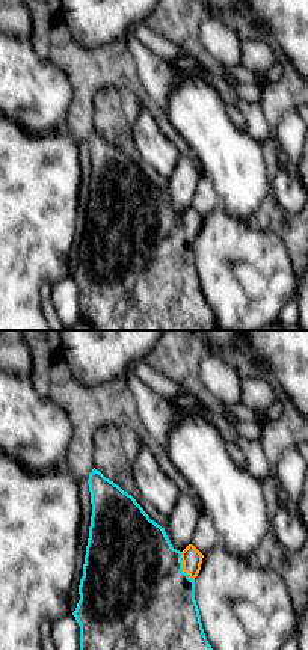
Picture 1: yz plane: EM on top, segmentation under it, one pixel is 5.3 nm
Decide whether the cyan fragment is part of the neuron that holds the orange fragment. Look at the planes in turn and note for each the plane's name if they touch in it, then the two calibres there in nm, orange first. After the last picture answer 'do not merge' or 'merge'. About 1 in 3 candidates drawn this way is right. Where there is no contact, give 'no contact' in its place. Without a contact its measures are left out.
yz | 110/480 nm

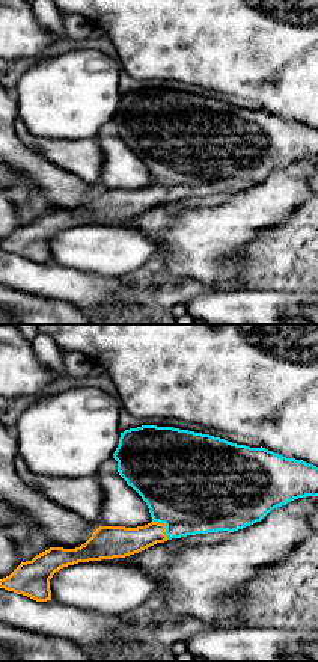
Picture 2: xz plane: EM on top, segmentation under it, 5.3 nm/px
xz | 170/480 nm

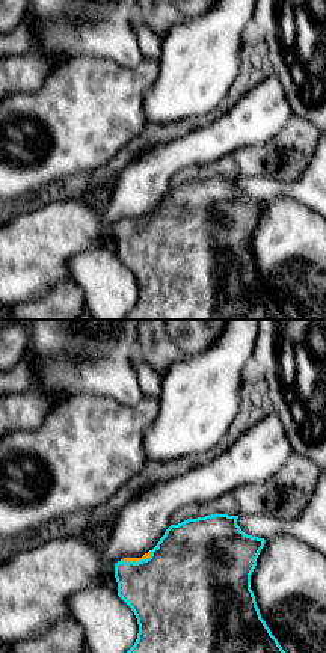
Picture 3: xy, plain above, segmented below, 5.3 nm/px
xy | 30/460 nm

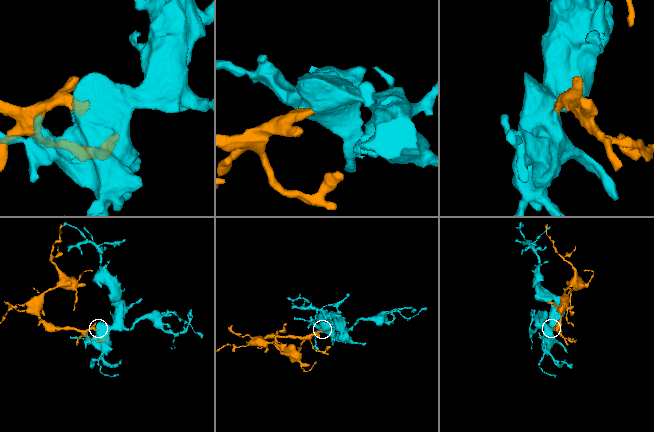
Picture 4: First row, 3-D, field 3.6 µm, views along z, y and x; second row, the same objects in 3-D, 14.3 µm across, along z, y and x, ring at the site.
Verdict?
merge

